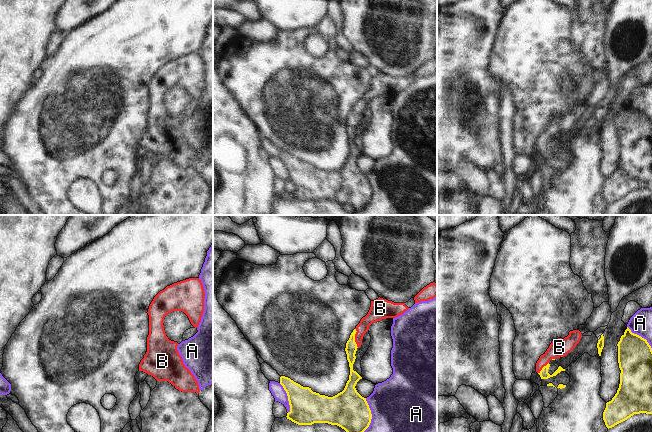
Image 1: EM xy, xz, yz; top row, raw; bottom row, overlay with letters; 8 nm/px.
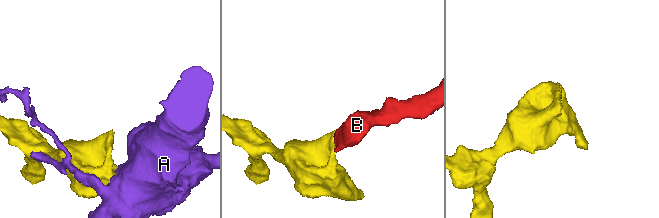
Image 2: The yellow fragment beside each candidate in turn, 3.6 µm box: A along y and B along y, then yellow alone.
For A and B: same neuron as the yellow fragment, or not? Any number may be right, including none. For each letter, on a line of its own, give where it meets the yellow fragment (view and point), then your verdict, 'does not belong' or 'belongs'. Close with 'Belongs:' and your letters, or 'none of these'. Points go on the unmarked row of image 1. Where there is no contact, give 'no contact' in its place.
A: meets yellow in xz at (370, 198); does not belong
B: meets yellow in xz at (354, 114); belongs
Belongs: B

